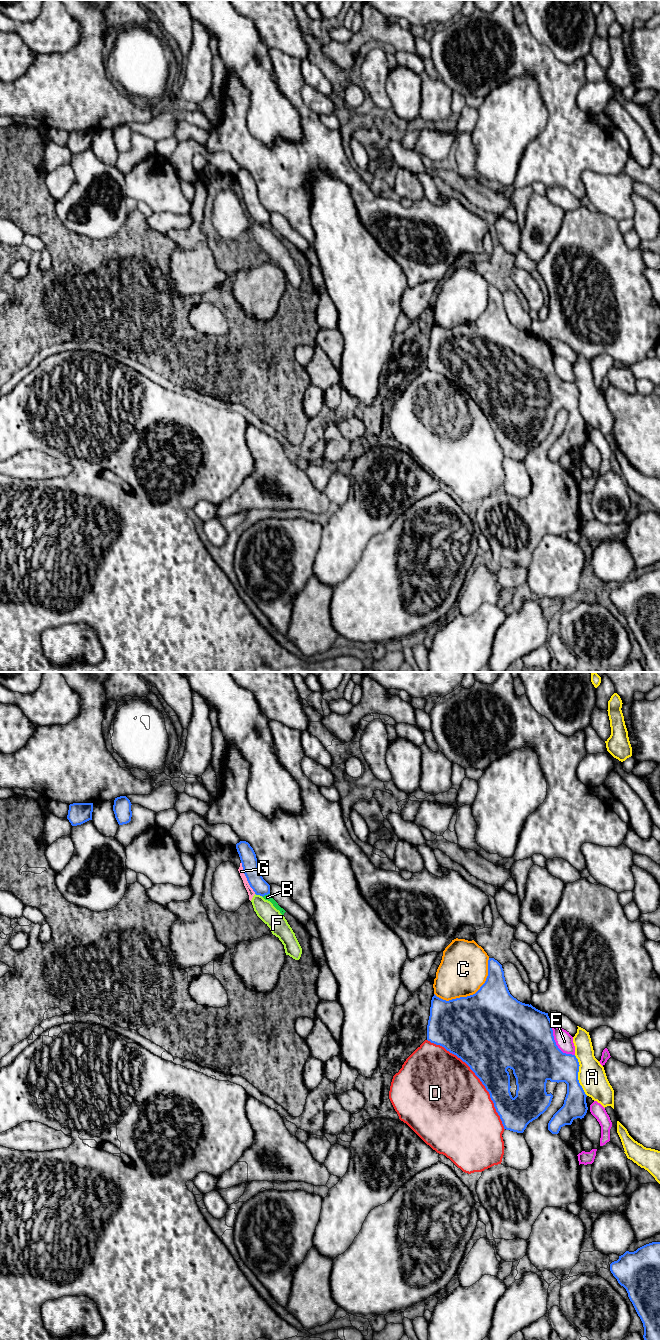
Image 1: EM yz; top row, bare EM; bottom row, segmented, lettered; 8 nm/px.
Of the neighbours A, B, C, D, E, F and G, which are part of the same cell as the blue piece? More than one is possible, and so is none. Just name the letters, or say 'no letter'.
no letter

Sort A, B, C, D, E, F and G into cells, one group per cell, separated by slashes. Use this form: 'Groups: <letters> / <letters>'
Groups: A / B F G / C / D / E

